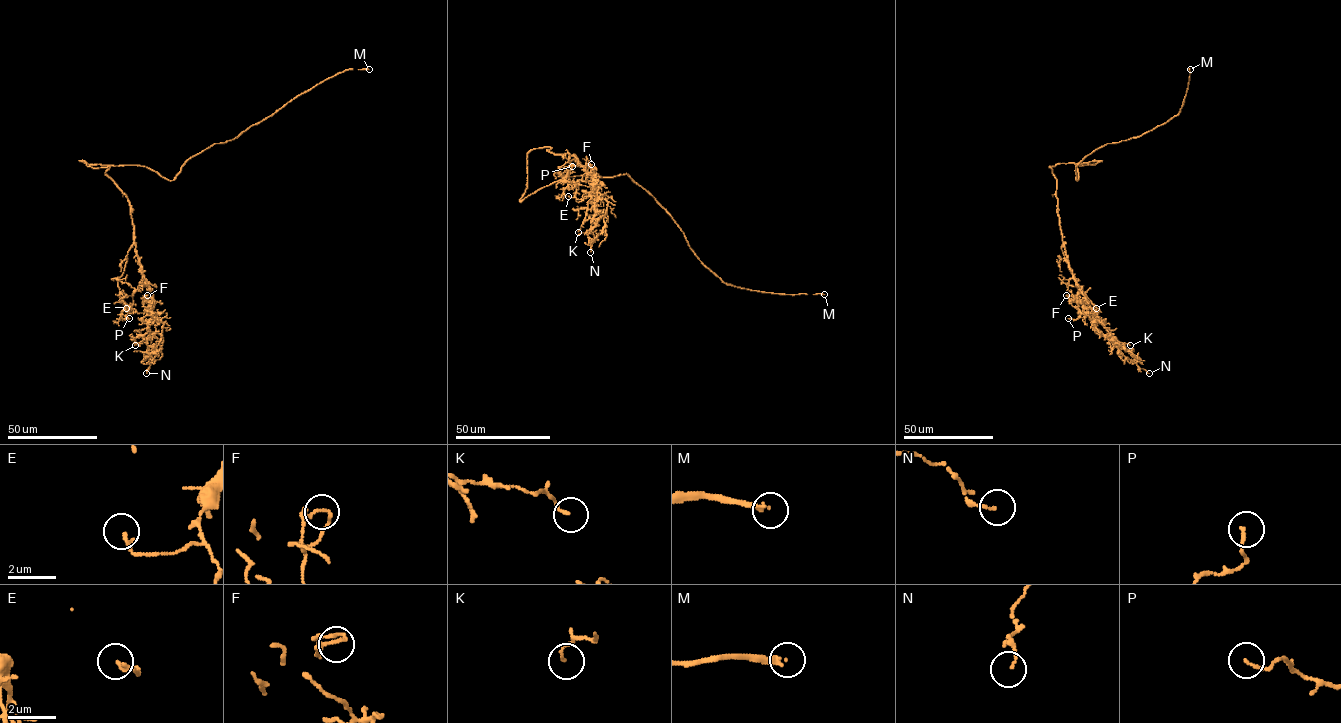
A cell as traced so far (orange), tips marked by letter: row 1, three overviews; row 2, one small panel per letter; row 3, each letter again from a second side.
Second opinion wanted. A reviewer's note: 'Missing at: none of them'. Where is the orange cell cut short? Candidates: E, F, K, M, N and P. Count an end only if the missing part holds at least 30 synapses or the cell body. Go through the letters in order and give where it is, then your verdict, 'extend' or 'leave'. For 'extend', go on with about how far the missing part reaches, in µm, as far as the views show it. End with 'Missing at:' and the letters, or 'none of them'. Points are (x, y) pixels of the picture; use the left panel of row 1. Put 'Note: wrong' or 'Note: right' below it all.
E: at (126, 308); leave
F: at (147, 295); leave
K: at (135, 345); leave
M: at (369, 69); extend; about 60 µm are missing
N: at (146, 373); leave
P: at (129, 318); leave
Missing at: M
Note: wrong

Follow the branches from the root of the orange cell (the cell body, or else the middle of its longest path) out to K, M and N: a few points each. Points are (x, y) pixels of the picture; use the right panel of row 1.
K: (1090, 164), (1101, 161), (1050, 167), (1057, 181), (1062, 241), (1073, 278), (1096, 314), (1095, 328), (1130, 345)
M: (1090, 164), (1077, 166), (1077, 180), (1075, 166), (1086, 156), (1176, 116), (1190, 69)
N: (1090, 164), (1101, 161), (1050, 167), (1057, 181), (1065, 254), (1097, 319), (1149, 373)

